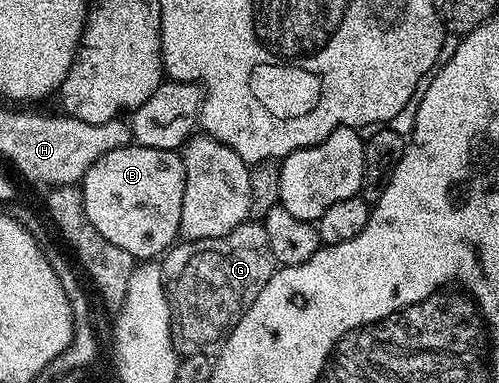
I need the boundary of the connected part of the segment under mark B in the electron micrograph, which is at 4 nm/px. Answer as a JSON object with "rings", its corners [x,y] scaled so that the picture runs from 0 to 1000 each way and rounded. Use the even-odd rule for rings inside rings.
{"rings":[[[275,376],[253,379],[246,389],[218,394],[166,462],[162,475],[170,561],[178,582],[218,634],[242,645],[273,676],[311,676],[311,668],[333,663],[353,637],[361,616],[363,530],[371,520],[371,436],[365,407],[339,389],[301,389]]]}

